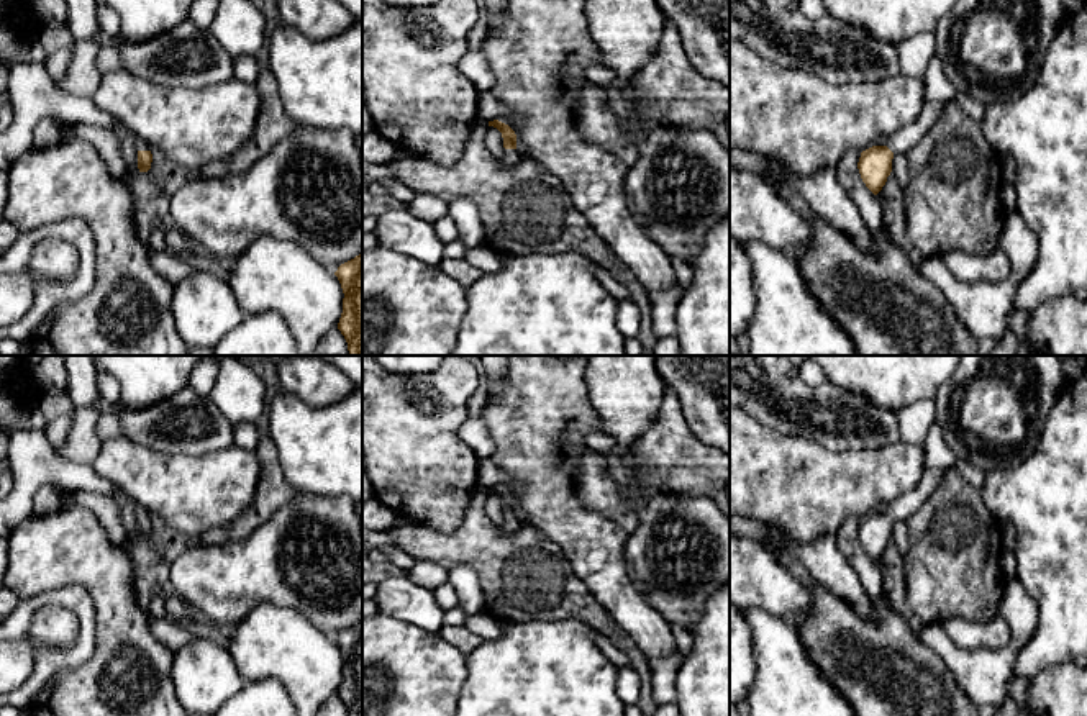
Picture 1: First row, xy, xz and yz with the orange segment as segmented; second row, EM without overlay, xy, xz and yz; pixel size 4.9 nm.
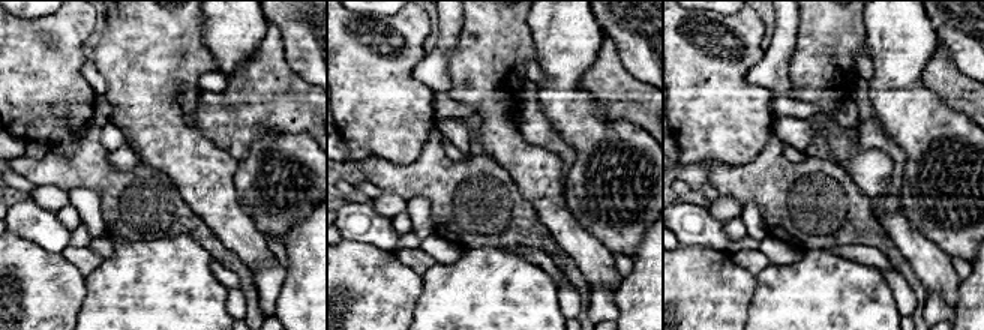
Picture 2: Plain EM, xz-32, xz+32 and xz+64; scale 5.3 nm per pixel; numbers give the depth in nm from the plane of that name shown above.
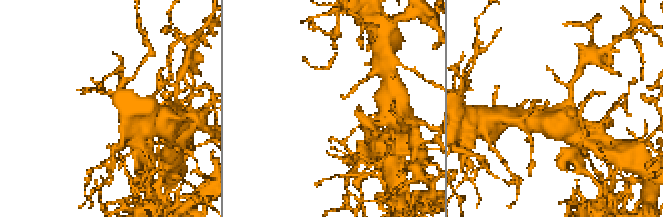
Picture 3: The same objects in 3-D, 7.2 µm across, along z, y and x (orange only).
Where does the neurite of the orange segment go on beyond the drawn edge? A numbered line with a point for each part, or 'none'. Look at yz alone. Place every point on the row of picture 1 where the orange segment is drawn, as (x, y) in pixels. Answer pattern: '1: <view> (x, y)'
1: yz (938, 90)

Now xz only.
1: xz (512, 158)

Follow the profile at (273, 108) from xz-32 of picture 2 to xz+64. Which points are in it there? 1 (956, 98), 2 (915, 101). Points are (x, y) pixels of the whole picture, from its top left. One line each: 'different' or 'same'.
1: same
2: different

